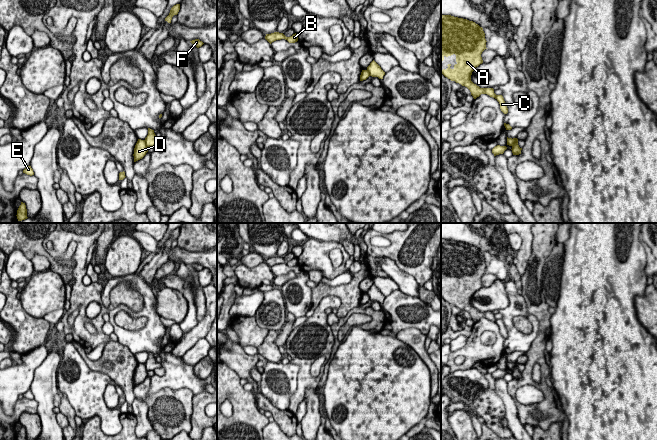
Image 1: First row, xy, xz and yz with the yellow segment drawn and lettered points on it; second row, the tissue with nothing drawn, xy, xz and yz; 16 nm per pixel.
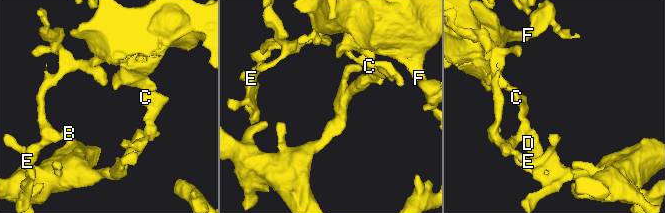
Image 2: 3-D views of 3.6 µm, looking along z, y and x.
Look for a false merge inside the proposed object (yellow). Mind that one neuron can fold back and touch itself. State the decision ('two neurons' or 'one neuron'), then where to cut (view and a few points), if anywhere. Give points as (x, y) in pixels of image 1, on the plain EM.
two neurons; cut xy (144, 364), (147, 370)

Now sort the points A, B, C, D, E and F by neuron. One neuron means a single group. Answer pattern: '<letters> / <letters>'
A B C E F / D

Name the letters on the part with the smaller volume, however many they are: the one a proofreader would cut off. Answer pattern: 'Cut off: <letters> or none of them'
Cut off: A, B, C, E, F

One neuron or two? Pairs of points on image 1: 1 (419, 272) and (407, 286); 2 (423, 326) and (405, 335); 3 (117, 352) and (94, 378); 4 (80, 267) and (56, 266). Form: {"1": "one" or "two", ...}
{"1": "two", "2": "two", "3": "two", "4": "two"}

